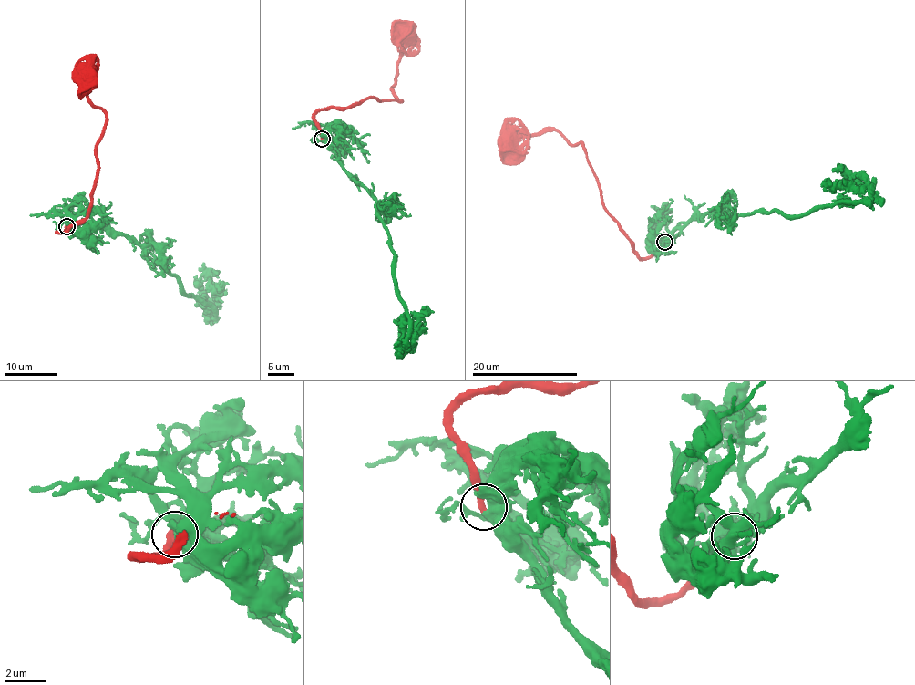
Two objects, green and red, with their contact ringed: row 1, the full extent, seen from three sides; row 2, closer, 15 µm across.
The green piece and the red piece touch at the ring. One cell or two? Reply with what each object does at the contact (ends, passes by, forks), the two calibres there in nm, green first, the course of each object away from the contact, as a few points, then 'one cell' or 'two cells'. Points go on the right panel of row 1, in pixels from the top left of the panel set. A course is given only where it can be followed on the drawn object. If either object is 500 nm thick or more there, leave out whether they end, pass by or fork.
green forks | red ends | 480/380 nm | green via (663, 242), (709, 212), (724, 215), (776, 211), (788, 215), (866, 202), (868, 196), (854, 186), (820, 186) | red via (664, 243), (641, 259), (634, 252), (604, 206), (580, 143), (555, 129), (507, 140) | one cell

